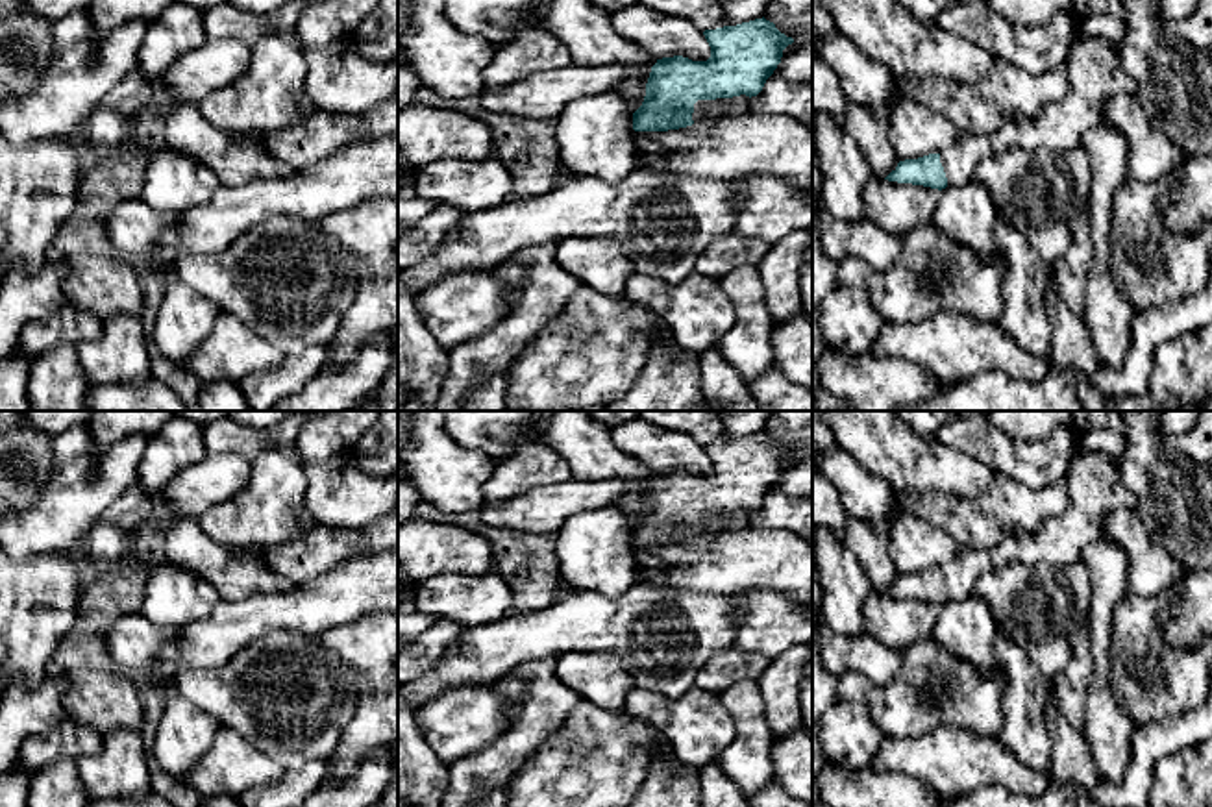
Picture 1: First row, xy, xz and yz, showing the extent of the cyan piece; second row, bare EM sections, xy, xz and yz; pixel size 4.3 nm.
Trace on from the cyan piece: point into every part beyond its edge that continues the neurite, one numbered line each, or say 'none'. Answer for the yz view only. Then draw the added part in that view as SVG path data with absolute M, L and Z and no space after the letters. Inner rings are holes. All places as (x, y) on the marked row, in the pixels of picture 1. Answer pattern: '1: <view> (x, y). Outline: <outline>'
1: yz (1094, 73). Outline: M1075 37L1066 54L1066 72L1070 94L1044 106L1033 120L1010 115L996 133L958 133L953 144L940 152L947 185L970 183L975 176L975 167L997 150L1020 146L1031 152L1049 150L1053 154L1064 154L1079 148L1082 133L1099 124L1101 104L1121 94L1136 96L1138 91L1138 83L1119 65L1118 46L1103 37Z

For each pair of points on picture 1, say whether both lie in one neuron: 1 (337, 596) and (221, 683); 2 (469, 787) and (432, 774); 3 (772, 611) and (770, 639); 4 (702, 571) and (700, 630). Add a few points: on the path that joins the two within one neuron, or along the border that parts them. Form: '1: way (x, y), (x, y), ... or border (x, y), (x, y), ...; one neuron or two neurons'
1: border (308, 635), (272, 630), (248, 643); two neurons
2: border (448, 770), (443, 787); two neurons
3: way (772, 619), (770, 632); one neuron
4: border (659, 583), (717, 595), (742, 595); two neurons

